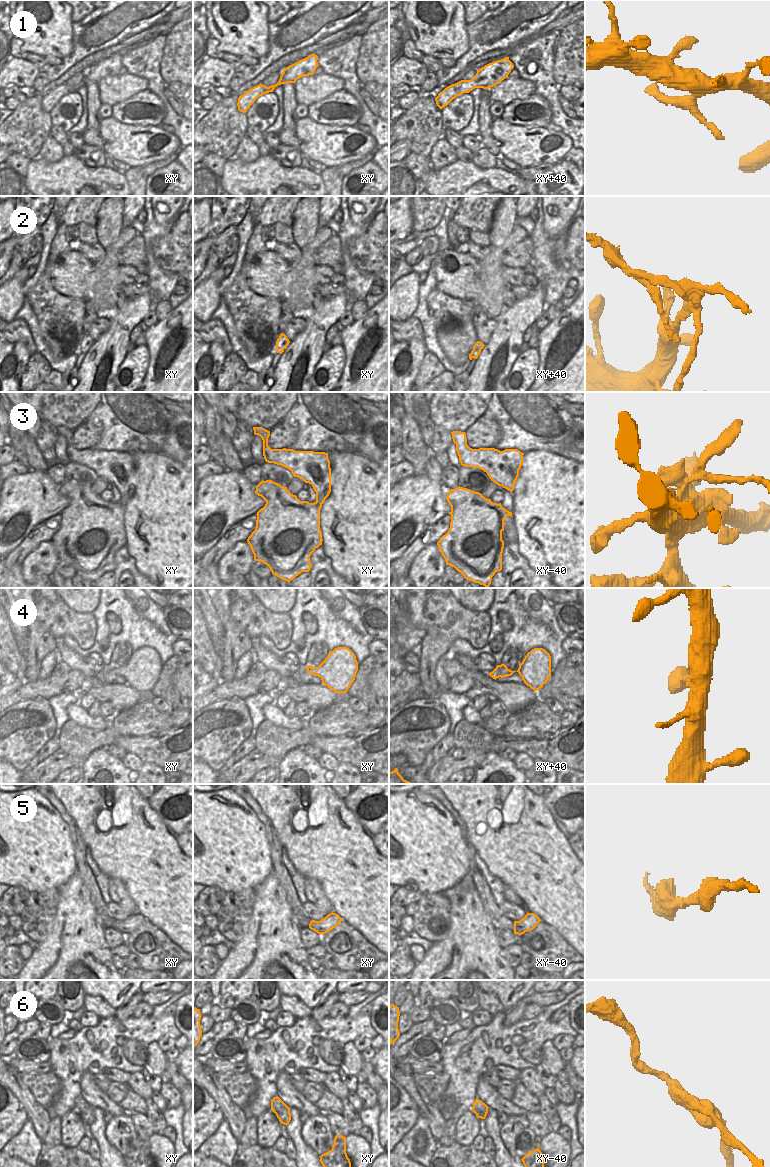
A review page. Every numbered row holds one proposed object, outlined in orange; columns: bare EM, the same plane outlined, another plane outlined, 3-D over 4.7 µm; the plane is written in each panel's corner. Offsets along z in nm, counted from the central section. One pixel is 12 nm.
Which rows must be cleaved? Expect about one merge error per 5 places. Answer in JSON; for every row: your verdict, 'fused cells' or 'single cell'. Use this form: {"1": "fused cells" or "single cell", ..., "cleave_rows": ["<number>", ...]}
{"1": "fused cells", "2": "fused cells", "3": "fused cells", "4": "single cell", "5": "single cell", "6": "fused cells", "cleave_rows": ["1", "2", "3", "6"]}

